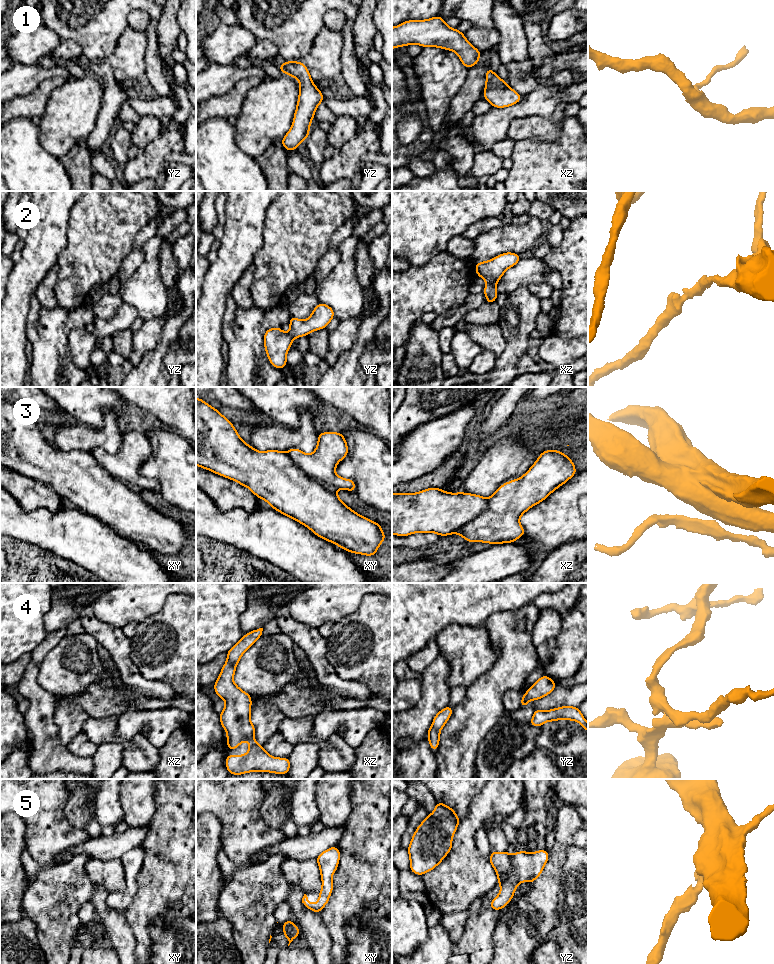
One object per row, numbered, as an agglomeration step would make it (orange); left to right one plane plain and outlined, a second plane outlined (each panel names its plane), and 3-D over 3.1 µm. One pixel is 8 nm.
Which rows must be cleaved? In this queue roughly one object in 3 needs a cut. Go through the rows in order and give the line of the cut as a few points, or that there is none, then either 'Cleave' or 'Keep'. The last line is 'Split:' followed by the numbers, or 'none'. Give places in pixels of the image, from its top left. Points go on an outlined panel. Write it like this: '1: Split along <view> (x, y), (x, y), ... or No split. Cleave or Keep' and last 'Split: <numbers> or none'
1: No split. Keep
2: No split. Keep
3: Split along xy (286, 453), (306, 475), (334, 490). Cleave
4: No split. Keep
5: No split. Keep
Split: 3

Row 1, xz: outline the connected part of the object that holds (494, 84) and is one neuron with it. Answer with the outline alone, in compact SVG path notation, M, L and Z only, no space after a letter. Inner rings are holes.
M490 67L486 72L485 99L492 107L504 108L518 103L522 96L510 88Z

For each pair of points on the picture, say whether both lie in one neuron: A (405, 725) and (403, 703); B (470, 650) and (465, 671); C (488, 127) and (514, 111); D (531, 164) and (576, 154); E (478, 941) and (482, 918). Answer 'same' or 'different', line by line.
A: different
B: same
C: same
D: same
E: same

